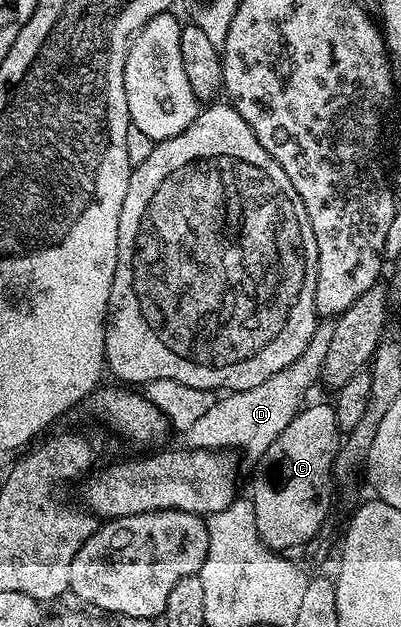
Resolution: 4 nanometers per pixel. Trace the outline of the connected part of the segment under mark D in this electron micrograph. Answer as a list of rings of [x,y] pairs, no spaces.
[[[322,319],[296,362],[291,362],[285,369],[277,371],[272,377],[261,382],[260,386],[226,393],[225,398],[218,397],[213,406],[209,406],[208,412],[204,413],[195,425],[189,426],[189,430],[183,434],[186,447],[211,451],[239,448],[246,452],[251,462],[258,461],[265,450],[277,440],[281,431],[285,430],[296,414],[302,411],[307,392],[314,383],[318,383],[322,375],[324,357],[335,330],[334,319]]]

